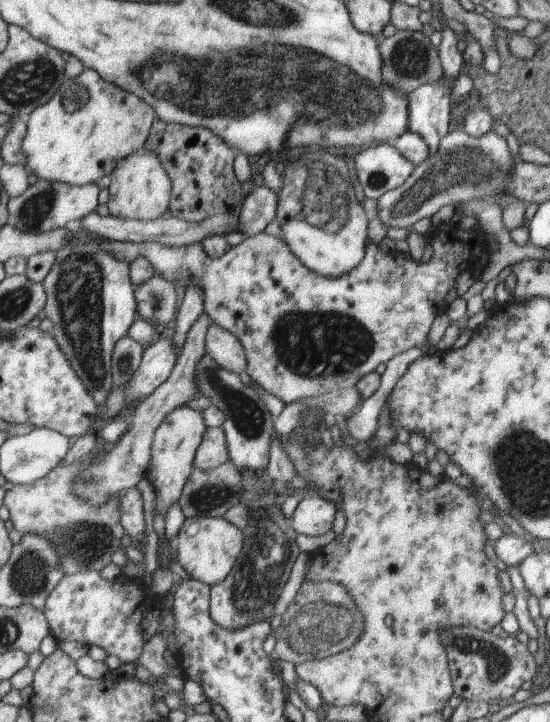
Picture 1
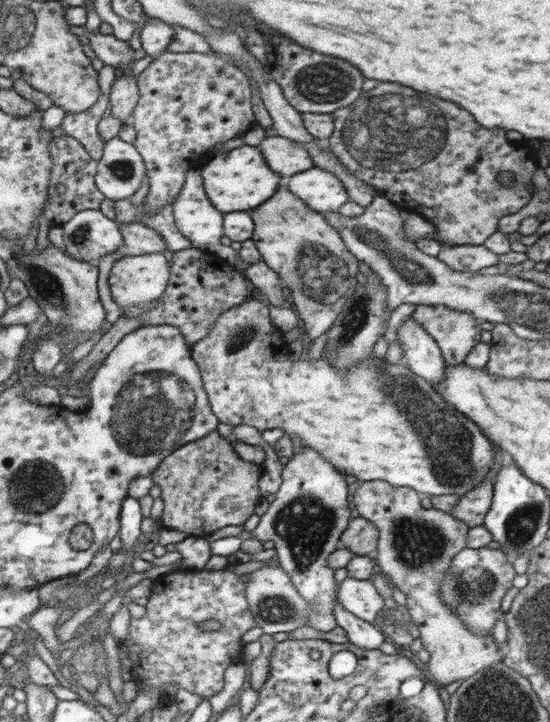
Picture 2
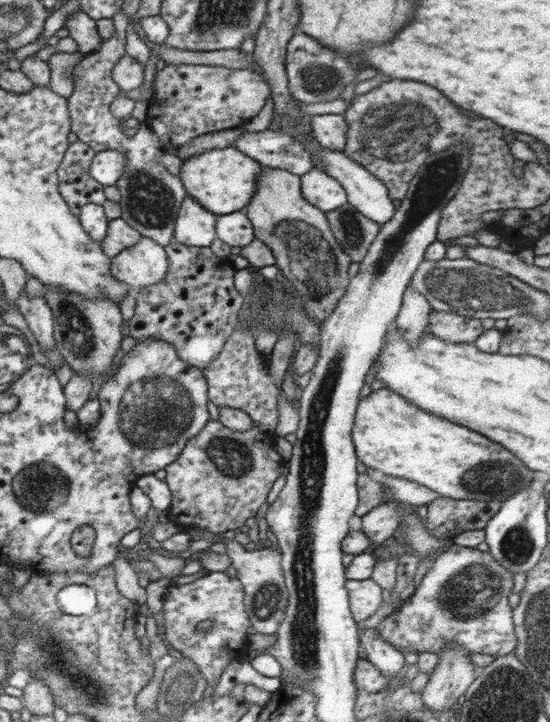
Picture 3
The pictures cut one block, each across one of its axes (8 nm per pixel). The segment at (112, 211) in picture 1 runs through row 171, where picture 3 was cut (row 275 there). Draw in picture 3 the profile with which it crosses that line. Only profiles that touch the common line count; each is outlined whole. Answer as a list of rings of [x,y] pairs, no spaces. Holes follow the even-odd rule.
[[[145,236],[111,258],[111,272],[116,279],[130,286],[133,294],[140,287],[156,284],[167,278],[168,267],[166,248]]]

